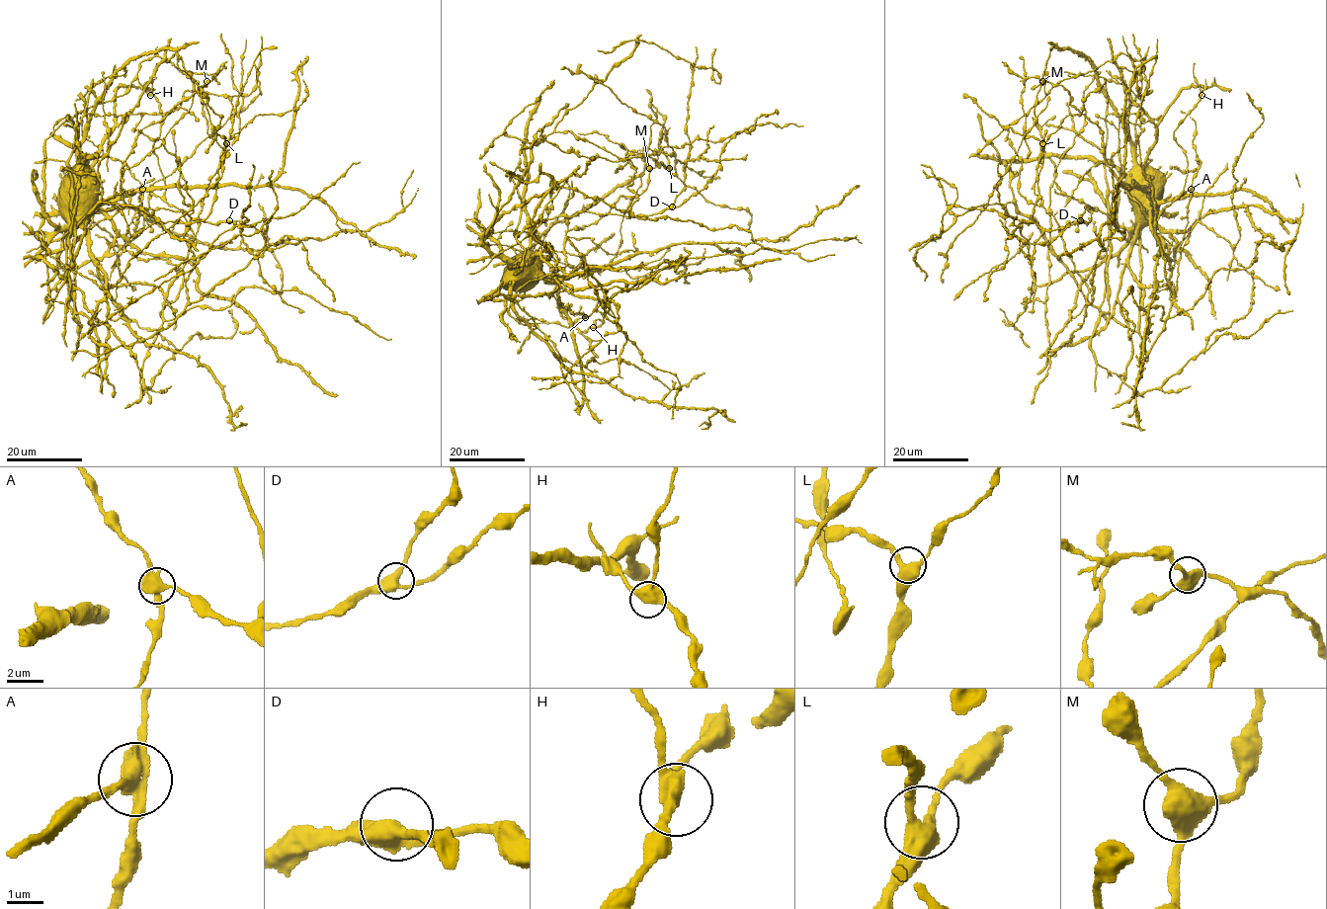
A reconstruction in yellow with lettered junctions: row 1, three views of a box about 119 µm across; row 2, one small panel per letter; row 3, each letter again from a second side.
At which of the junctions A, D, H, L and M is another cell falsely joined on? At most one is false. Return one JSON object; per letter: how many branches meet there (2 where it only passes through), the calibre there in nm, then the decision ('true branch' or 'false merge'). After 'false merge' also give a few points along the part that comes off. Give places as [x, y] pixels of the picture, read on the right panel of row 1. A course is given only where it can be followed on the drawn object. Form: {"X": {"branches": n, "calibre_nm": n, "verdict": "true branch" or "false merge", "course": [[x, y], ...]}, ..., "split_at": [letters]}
{"A": {"branches": 3, "calibre_nm": 440, "verdict": "false merge", "course": [[1191, 189], [1177, 286], [1170, 297], [1172, 302]]}, "D": {"branches": 3, "calibre_nm": 400, "verdict": "true branch"}, "H": {"branches": 3, "calibre_nm": 440, "verdict": "true branch"}, "L": {"branches": 3, "calibre_nm": 440, "verdict": "true branch"}, "M": {"branches": 3, "calibre_nm": 440, "verdict": "true branch"}, "split_at": ["A"]}

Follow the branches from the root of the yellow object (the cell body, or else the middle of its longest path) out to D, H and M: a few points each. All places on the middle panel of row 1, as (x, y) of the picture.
D: (532, 265), (521, 275), (495, 256), (518, 244), (540, 219), (585, 211), (650, 215), (672, 206)
H: (532, 265), (533, 274), (536, 271), (547, 283), (557, 285), (560, 313), (583, 334), (593, 327)
M: (532, 265), (538, 275), (560, 270), (565, 234), (599, 220), (620, 196), (637, 196), (649, 168)

